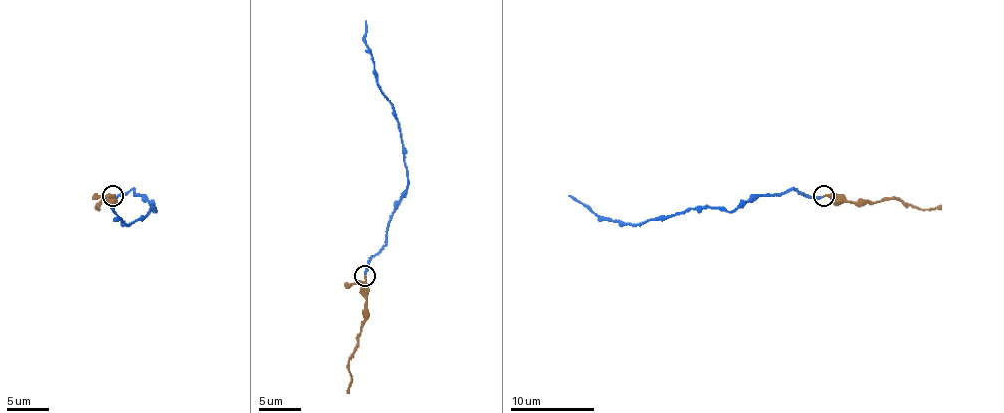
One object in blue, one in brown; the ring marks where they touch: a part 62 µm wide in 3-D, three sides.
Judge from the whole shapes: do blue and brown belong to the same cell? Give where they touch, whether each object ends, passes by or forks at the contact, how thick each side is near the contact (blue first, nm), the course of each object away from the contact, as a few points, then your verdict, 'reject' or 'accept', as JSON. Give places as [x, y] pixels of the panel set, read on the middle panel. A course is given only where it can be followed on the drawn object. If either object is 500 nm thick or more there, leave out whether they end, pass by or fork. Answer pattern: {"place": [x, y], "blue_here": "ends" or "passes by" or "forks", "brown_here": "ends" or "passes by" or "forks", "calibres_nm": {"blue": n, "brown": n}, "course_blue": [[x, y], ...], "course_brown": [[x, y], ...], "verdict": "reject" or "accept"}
{"place": [364, 275], "blue_here": "ends", "brown_here": "passes by", "calibres_nm": {"blue": 200, "brown": 120}, "course_blue": [[365, 275], [367, 262], [386, 243], [394, 203], [407, 184], [396, 113], [380, 88], [365, 21]], "course_brown": [[365, 275], [365, 323], [357, 350], [348, 361], [348, 392]], "verdict": "accept"}

